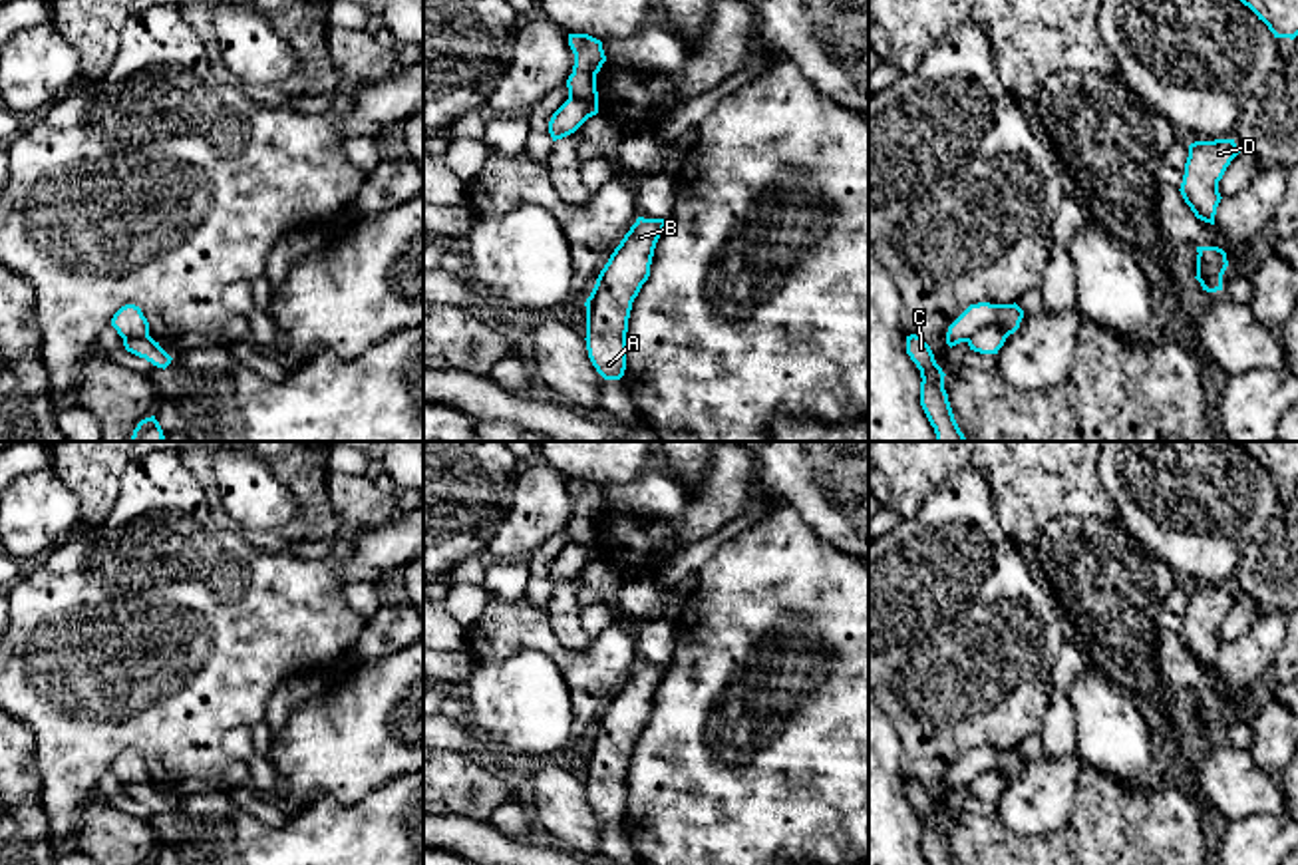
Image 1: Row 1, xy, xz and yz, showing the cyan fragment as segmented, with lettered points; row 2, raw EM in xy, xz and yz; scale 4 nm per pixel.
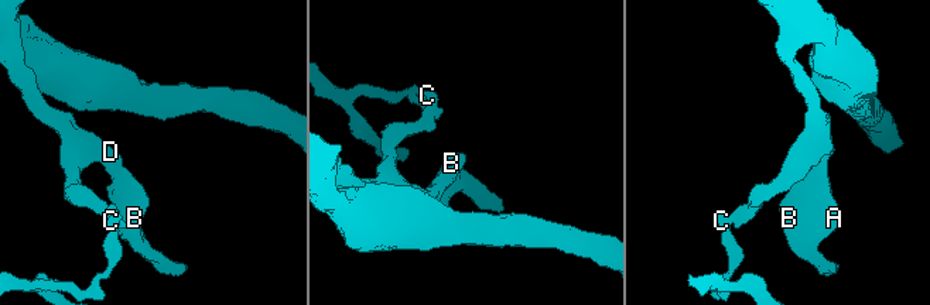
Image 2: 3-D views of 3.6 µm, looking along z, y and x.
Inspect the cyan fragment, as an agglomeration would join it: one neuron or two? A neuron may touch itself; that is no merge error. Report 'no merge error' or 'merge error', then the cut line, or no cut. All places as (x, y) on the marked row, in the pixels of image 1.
merge error | yz (1008, 333), (996, 325), (984, 325), (967, 341)

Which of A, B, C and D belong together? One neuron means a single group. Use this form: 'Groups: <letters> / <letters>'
Groups: A B D / C

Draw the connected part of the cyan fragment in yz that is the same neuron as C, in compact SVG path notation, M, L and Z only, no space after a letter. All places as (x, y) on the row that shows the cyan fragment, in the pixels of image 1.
M910 334L906 336L906 354L920 370L920 406L934 428L936 441L966 441L944 390L946 374L936 364L930 346L920 336Z

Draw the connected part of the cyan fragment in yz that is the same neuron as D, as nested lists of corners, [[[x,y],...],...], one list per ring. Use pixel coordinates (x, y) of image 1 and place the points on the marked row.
[[[1234,139],[1195,141],[1189,145],[1181,195],[1197,219],[1215,225],[1220,203],[1218,181],[1240,153]]]

